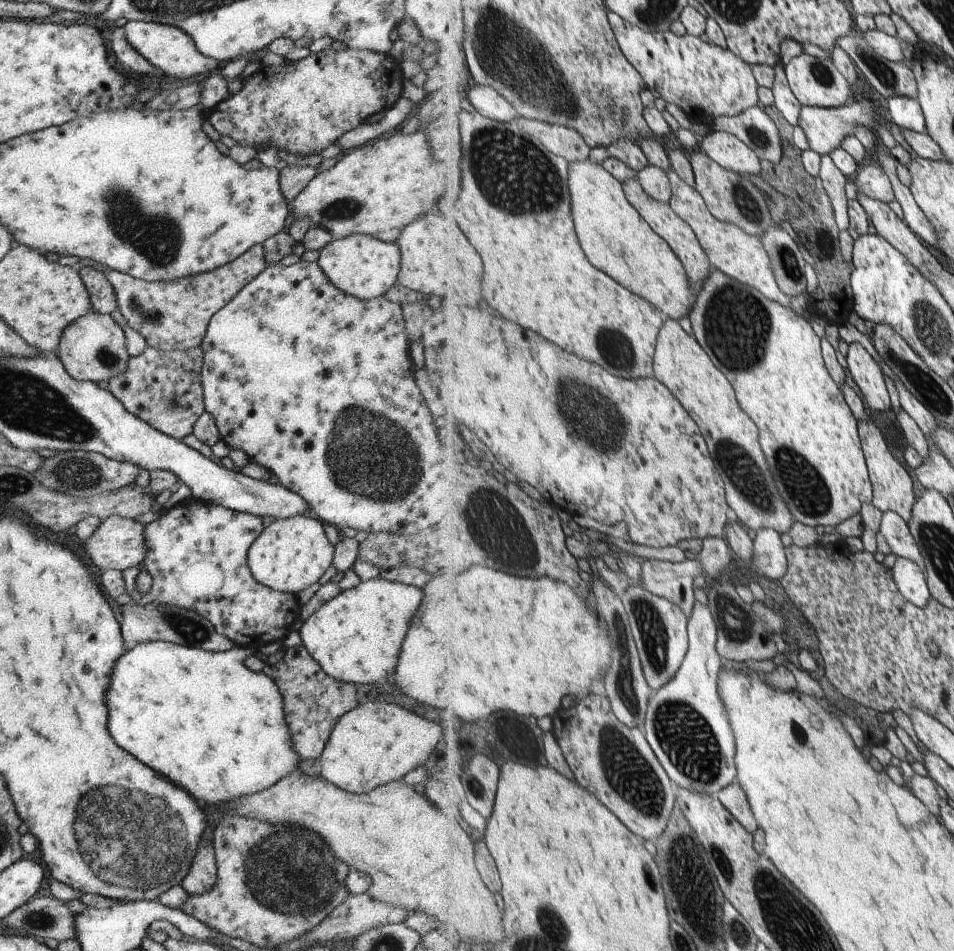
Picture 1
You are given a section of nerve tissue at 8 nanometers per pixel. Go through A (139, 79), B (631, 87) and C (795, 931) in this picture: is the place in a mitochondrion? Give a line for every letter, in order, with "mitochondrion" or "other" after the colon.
A: other
B: other
C: mitochondrion

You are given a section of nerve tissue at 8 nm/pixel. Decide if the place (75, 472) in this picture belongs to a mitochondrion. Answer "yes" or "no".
yes

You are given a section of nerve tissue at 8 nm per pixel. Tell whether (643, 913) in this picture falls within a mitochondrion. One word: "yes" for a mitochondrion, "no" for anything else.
no

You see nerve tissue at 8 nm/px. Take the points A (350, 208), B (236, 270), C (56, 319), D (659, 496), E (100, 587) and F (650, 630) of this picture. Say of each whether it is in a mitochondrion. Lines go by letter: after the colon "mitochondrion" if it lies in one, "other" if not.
A: mitochondrion
B: other
C: other
D: other
E: other
F: mitochondrion

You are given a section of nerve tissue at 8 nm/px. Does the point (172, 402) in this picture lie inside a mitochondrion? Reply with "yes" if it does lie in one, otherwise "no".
yes

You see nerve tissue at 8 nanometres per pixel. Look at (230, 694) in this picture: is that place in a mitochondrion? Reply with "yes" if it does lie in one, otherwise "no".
no

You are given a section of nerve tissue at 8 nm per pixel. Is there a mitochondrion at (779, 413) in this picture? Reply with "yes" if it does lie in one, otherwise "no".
no

